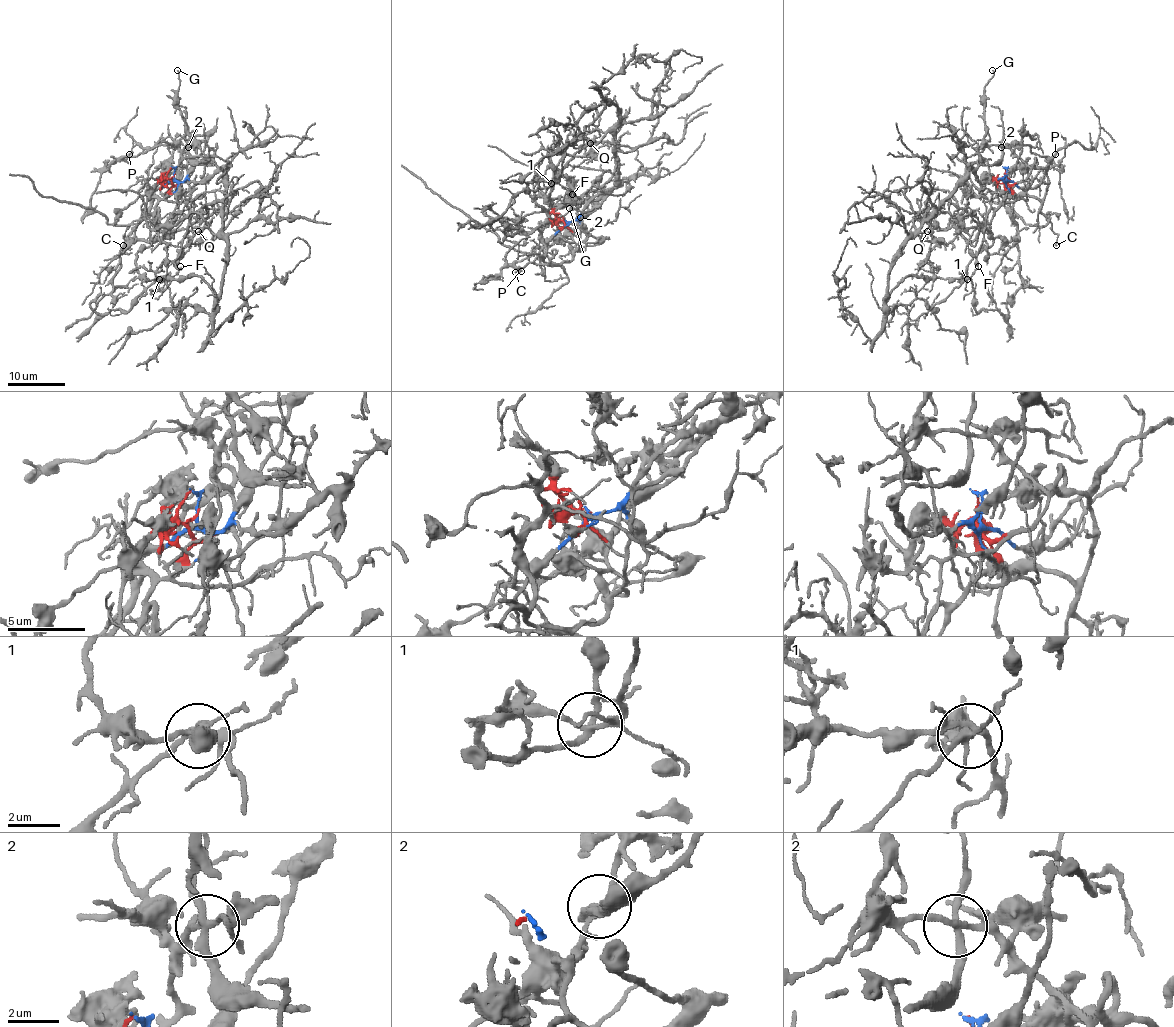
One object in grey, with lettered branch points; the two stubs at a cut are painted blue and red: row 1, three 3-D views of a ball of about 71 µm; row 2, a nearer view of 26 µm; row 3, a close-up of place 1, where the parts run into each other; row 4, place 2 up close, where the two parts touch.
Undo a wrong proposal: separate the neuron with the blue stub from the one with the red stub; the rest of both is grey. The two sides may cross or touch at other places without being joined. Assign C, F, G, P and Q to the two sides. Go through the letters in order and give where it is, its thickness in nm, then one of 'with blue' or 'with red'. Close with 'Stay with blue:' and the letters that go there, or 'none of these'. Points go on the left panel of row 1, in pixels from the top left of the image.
C: (123, 245) | 140 nm | with red
F: (180, 266) | 140 nm | with red
G: (177, 70) | 120 nm | with red
P: (129, 154) | 160 nm | with red
Q: (198, 231) | 100 nm | with red
Stay with blue: none of these

